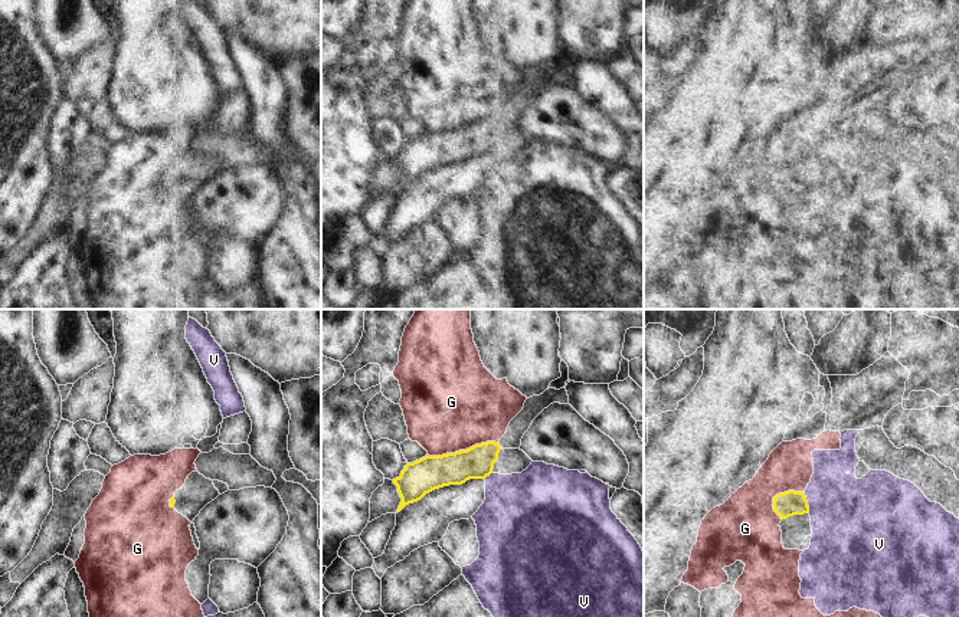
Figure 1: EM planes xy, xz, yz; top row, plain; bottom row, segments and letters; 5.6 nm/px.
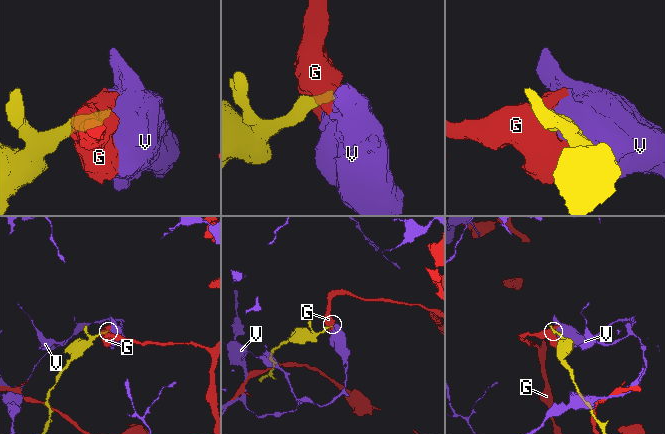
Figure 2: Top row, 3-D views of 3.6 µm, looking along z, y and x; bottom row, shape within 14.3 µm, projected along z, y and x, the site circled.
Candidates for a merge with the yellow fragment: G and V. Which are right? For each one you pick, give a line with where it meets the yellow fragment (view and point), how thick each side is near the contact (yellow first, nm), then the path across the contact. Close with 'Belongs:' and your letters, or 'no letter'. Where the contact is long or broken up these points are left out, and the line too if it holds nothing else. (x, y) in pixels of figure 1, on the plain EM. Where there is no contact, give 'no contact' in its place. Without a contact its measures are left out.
Belongs: no letter

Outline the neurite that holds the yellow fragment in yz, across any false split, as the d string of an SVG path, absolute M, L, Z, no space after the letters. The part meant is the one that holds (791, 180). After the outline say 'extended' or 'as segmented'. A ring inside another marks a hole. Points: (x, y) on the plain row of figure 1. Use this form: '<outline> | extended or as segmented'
M788 168L773 175L773 188L780 197L786 197L793 193L808 191L809 184L803 170Z | as segmented

